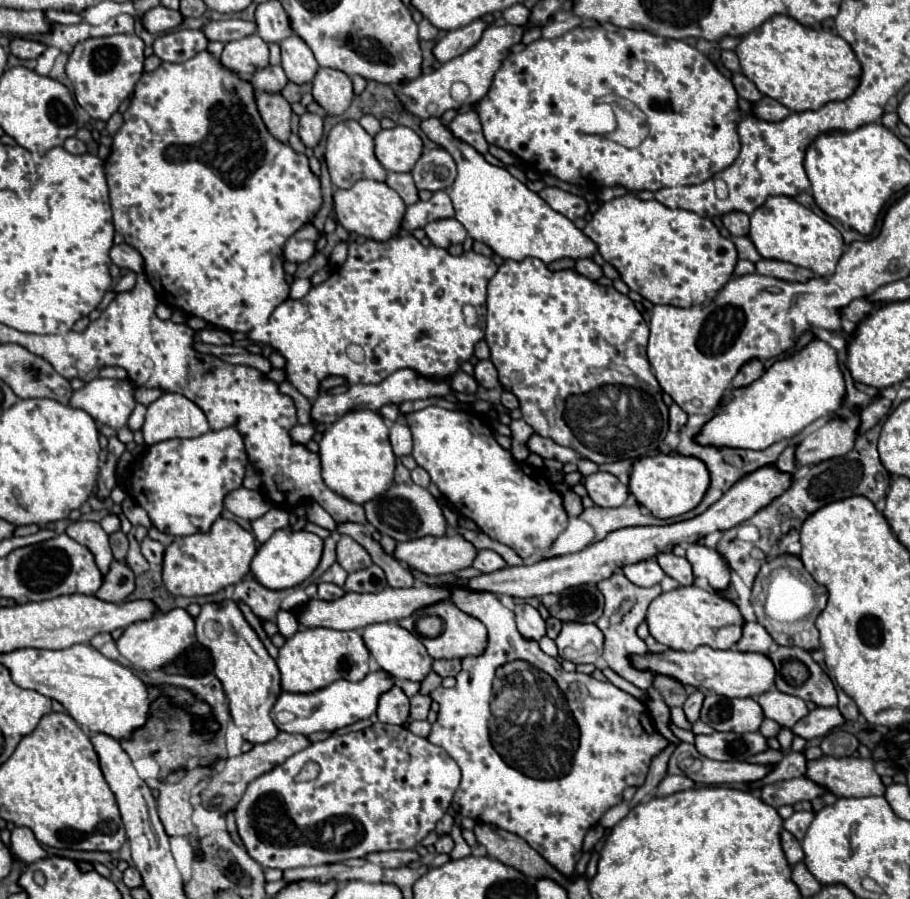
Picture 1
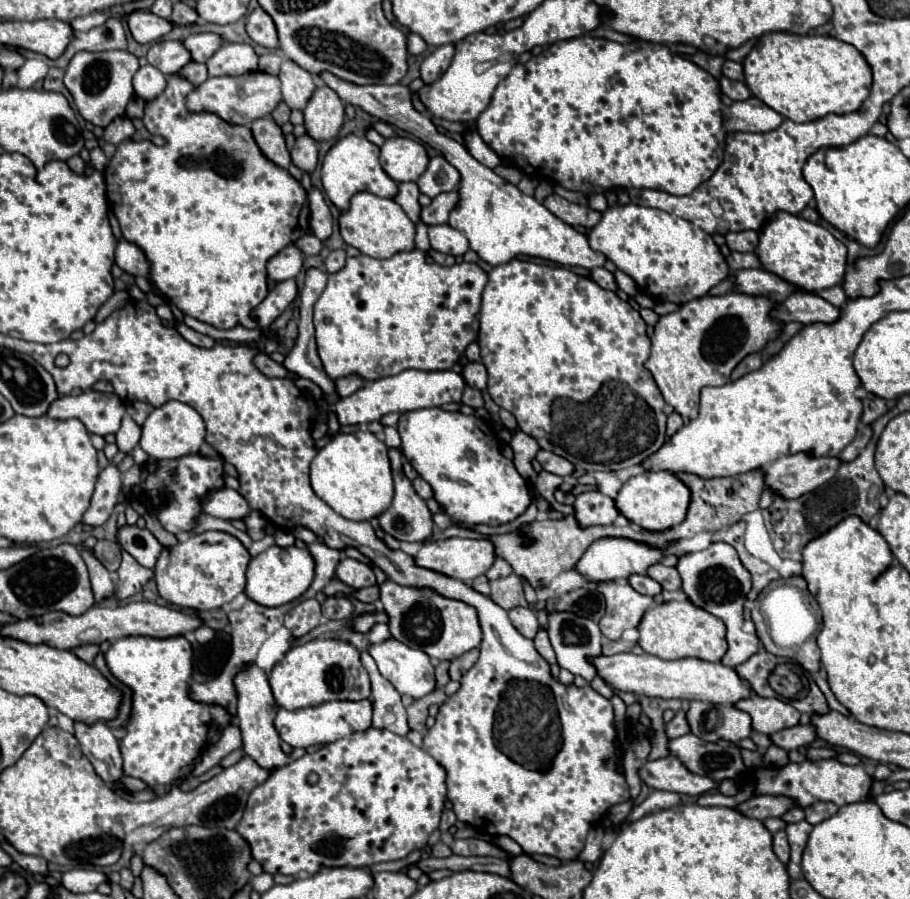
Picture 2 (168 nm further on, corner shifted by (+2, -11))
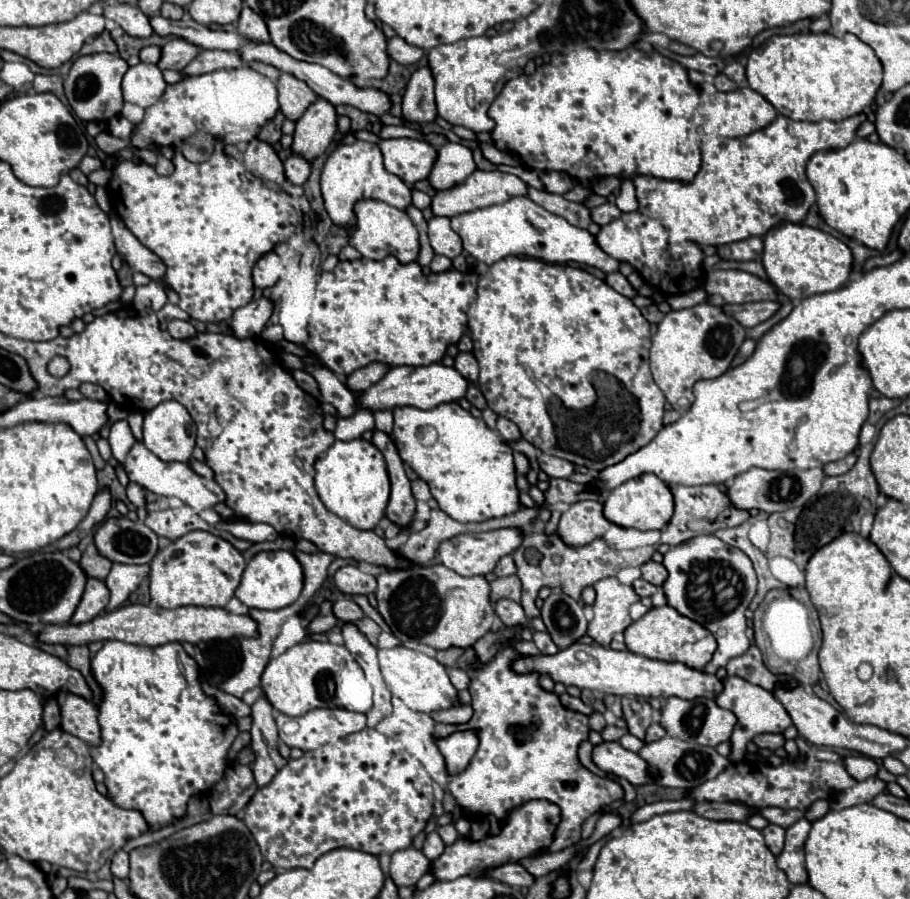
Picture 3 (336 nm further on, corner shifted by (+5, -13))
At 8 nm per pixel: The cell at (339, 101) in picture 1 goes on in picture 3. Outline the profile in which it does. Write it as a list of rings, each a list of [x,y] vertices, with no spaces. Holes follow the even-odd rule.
[[[318,98],[304,112],[304,116],[296,122],[296,132],[292,136],[294,138],[292,152],[300,154],[308,162],[318,158],[320,154],[324,154],[338,130],[336,118],[338,116],[334,112],[334,106],[330,102]]]

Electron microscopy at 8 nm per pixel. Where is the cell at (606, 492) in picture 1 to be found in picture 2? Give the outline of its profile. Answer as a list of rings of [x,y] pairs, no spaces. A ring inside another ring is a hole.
[[[589,490],[577,496],[575,500],[575,518],[581,526],[613,524],[619,516],[615,500],[605,496],[601,490]]]

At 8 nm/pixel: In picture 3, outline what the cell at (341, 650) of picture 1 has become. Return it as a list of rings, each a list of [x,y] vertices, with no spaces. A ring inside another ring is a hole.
[[[304,642],[272,658],[262,672],[262,690],[272,708],[286,716],[302,716],[310,708],[346,708],[366,714],[372,708],[372,686],[360,664],[344,648],[332,642]]]

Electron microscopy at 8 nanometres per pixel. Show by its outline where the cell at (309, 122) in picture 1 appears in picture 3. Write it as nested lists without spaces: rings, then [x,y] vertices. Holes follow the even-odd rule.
[[[292,154],[286,162],[284,162],[284,174],[286,174],[286,180],[292,182],[292,184],[298,184],[302,186],[308,176],[310,176],[310,164],[298,156],[298,154]]]

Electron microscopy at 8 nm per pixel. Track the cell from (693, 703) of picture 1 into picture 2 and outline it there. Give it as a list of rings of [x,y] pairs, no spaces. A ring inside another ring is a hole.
[[[679,710],[679,712],[675,714],[675,718],[667,724],[665,734],[667,734],[669,740],[673,740],[673,738],[679,738],[679,736],[689,734],[689,732],[691,732],[691,730],[689,730],[689,724],[687,724],[687,718],[685,718],[685,710]]]

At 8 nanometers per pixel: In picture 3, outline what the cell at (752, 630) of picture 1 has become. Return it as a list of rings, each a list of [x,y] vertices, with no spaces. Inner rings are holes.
[[[702,534],[694,536],[690,540],[684,540],[678,546],[672,546],[666,554],[662,564],[668,570],[668,578],[662,584],[664,596],[672,608],[676,608],[682,616],[702,624],[706,630],[712,632],[716,638],[716,652],[712,660],[702,668],[706,674],[714,674],[720,666],[724,666],[730,658],[740,656],[748,650],[750,642],[746,638],[746,608],[756,596],[756,572],[750,562],[750,558],[740,550],[734,548],[714,534]],[[708,588],[714,590],[712,598],[704,600],[702,596],[708,592]]]

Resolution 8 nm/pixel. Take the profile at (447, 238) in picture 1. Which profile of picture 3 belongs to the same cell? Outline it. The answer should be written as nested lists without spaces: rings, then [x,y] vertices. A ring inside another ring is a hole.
[[[434,216],[428,222],[428,238],[436,254],[442,254],[450,260],[460,256],[462,250],[462,240],[460,236],[450,228],[450,218],[446,216]]]

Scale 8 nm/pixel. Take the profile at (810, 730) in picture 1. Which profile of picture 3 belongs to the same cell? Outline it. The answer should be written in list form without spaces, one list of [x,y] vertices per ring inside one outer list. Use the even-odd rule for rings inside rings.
[[[758,734],[752,740],[758,748],[768,748],[768,750],[776,750],[780,746],[784,746],[784,736],[782,734]]]

